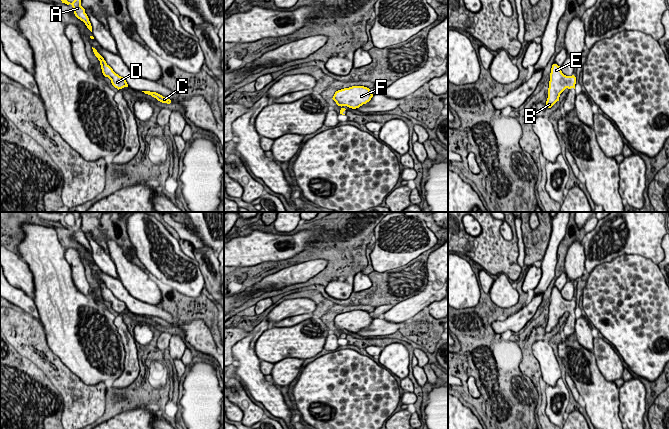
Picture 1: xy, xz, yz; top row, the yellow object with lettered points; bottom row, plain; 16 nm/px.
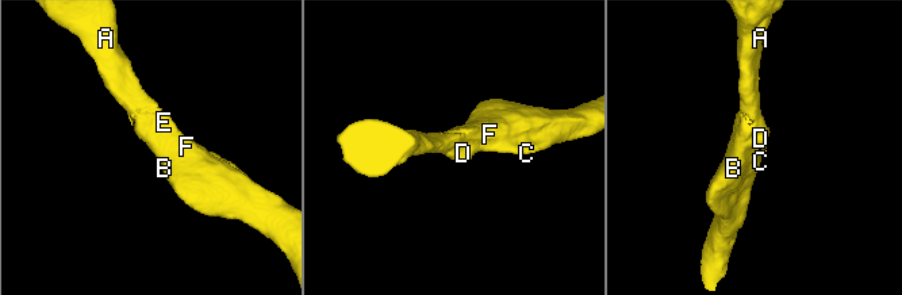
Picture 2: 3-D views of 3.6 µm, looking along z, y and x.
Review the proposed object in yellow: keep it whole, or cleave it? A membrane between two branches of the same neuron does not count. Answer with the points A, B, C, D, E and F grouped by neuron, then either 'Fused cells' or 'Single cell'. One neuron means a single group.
Groups: A B C D E F. Single cell

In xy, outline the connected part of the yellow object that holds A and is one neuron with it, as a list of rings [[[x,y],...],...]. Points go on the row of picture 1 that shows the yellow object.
[[[61,0],[62,3],[65,3],[67,5],[71,4],[73,7],[73,11],[75,16],[83,21],[87,28],[92,32],[92,26],[89,21],[89,18],[87,14],[85,13],[85,9],[81,6],[81,0],[74,0],[72,3],[68,2],[67,0]]]

